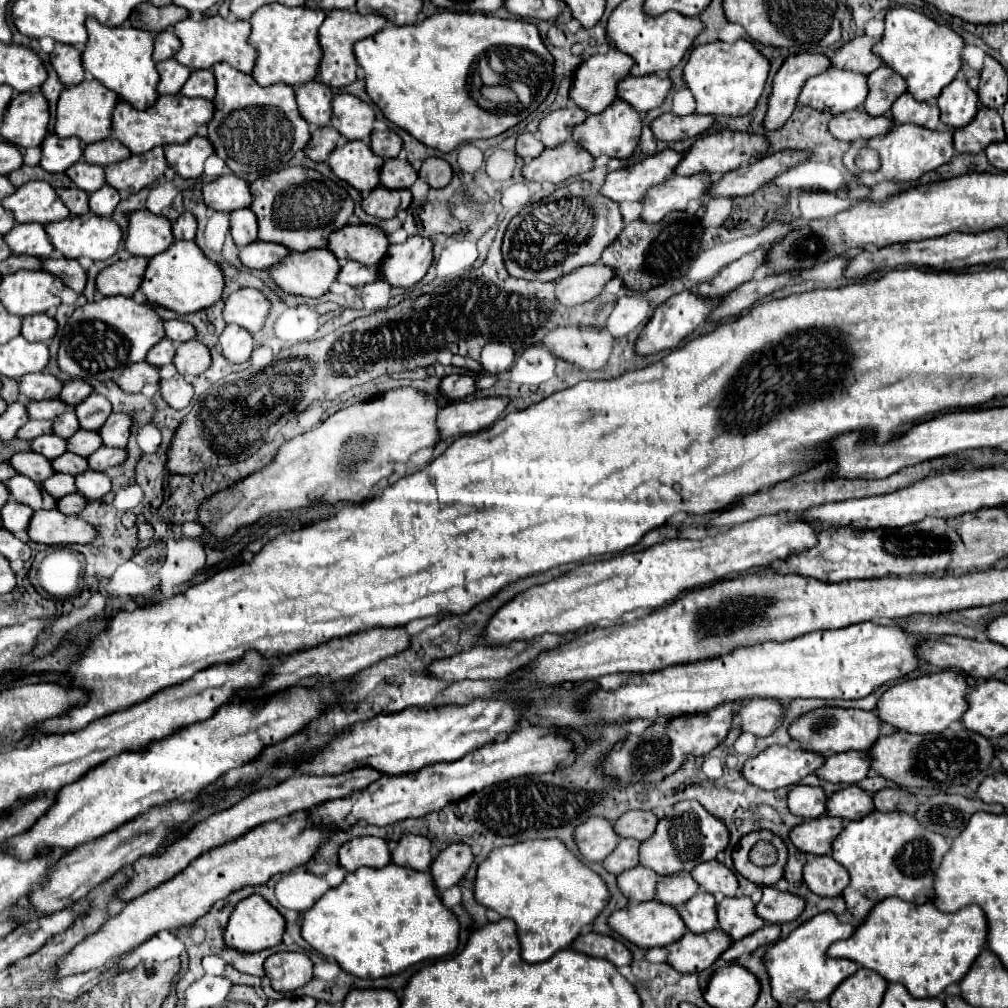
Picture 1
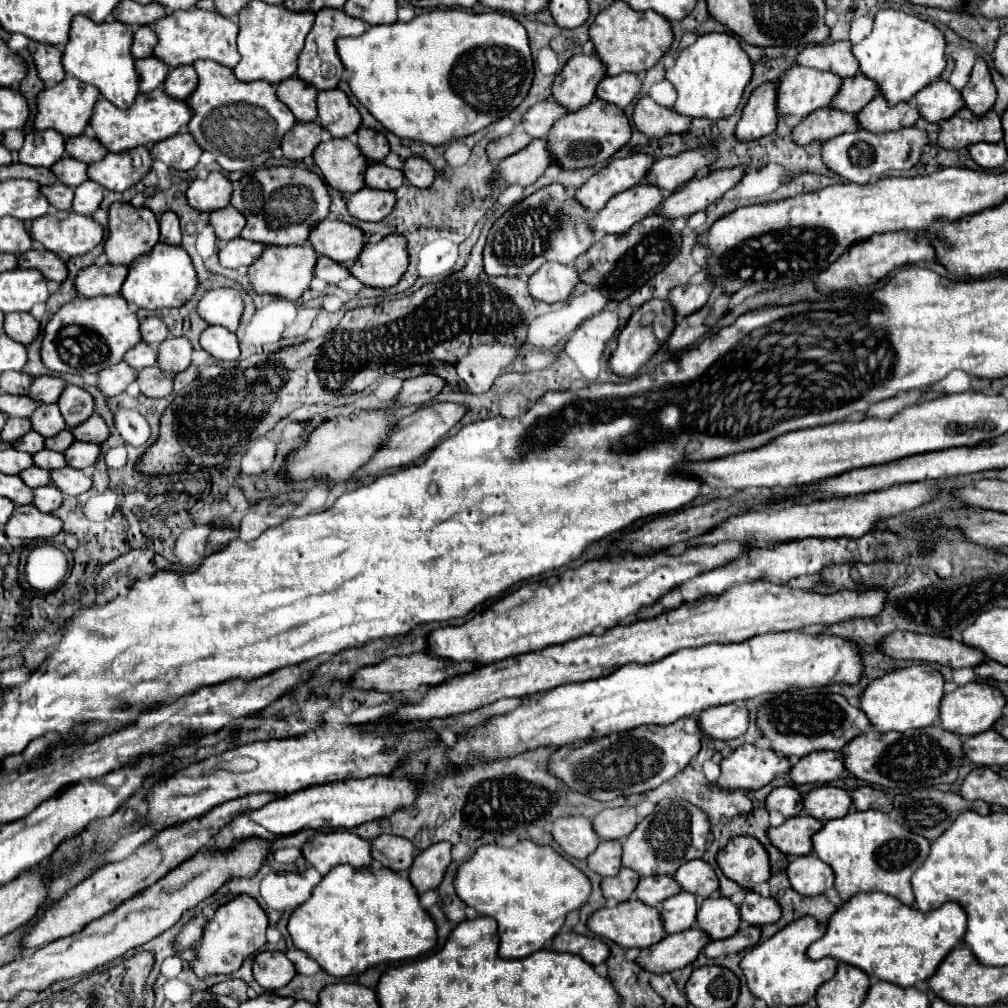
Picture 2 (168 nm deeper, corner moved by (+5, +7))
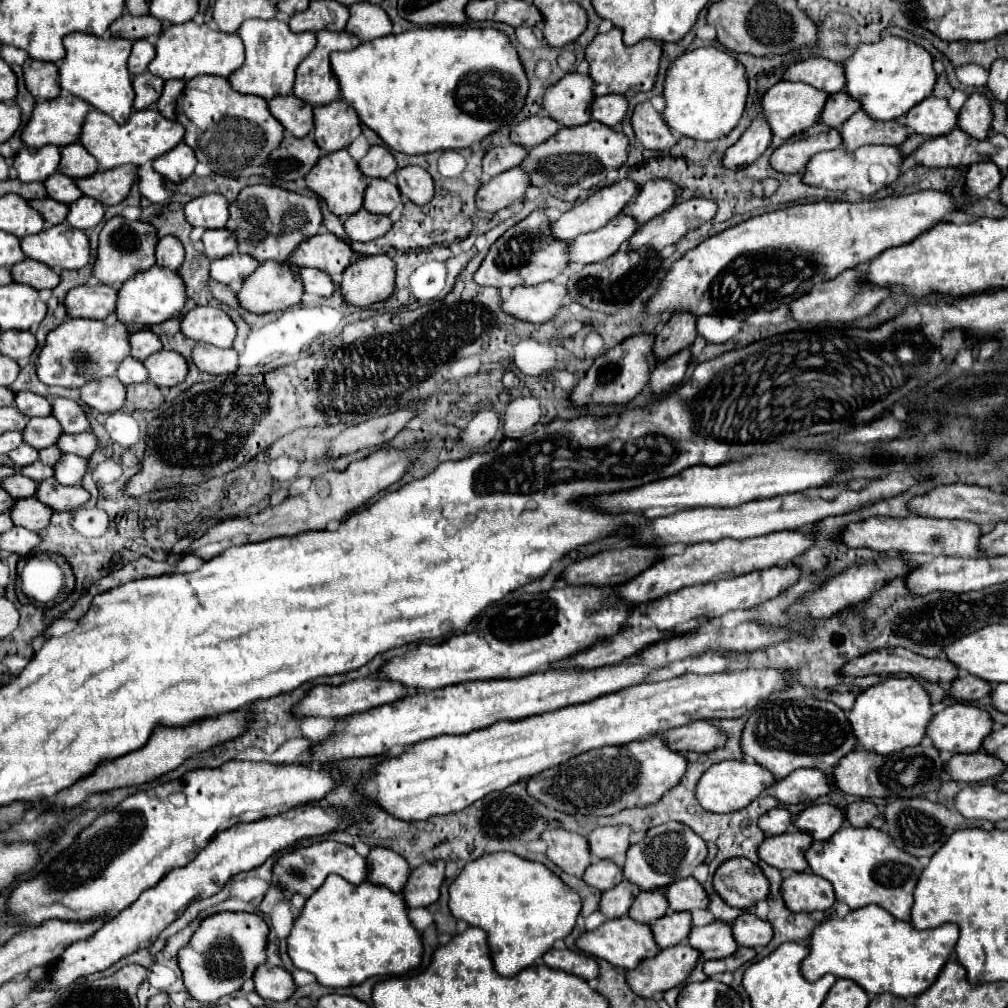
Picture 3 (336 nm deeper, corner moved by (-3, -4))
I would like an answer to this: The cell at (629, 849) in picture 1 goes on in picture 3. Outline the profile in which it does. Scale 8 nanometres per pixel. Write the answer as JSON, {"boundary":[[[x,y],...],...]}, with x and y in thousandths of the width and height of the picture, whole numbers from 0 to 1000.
{"boundary":[[[591,853],[581,861],[577,873],[595,885],[601,885],[617,873],[617,863],[607,853]]]}

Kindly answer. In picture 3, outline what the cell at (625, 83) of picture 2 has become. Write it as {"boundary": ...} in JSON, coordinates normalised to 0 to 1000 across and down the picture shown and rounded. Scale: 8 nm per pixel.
{"boundary":[[[603,93],[587,101],[585,113],[587,113],[587,119],[593,119],[595,123],[605,127],[613,127],[621,109],[623,109],[621,97],[615,97],[615,93]]]}

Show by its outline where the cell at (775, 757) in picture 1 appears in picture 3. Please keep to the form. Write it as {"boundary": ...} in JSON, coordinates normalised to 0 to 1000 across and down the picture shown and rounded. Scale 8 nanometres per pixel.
{"boundary":[[[726,754],[726,756],[712,756],[706,758],[692,774],[690,778],[690,792],[696,798],[698,804],[704,806],[726,806],[742,800],[750,790],[754,790],[766,776],[766,768],[758,764],[756,760],[750,760],[750,756],[738,756],[738,754]]]}

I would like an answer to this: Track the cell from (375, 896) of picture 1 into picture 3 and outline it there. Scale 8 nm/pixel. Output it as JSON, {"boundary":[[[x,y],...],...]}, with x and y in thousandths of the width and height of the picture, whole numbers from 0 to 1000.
{"boundary":[[[327,867],[317,883],[304,893],[284,935],[290,956],[312,966],[315,976],[323,980],[353,978],[369,968],[401,968],[413,962],[419,954],[419,931],[405,913],[405,901],[401,899],[399,889],[389,887],[379,879],[369,879],[367,875],[349,879],[335,867]]]}

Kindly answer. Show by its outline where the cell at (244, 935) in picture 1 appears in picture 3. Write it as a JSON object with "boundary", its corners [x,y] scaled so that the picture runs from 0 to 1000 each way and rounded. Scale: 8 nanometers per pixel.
{"boundary":[[[216,905],[216,907],[204,909],[198,915],[196,923],[190,927],[187,938],[179,940],[177,944],[177,958],[181,962],[181,972],[187,986],[200,996],[214,996],[220,988],[226,988],[238,982],[238,978],[250,970],[252,962],[264,954],[264,935],[266,935],[266,919],[256,907]]]}

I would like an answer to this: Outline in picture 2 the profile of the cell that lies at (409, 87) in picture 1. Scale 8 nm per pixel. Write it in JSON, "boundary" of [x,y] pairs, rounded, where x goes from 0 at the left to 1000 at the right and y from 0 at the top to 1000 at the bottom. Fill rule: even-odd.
{"boundary":[[[433,9],[405,23],[369,25],[357,37],[335,39],[333,47],[343,70],[347,70],[345,82],[355,100],[391,134],[427,144],[440,144],[448,136],[458,138],[494,120],[516,104],[530,78],[530,59],[520,25],[508,15],[494,11],[466,13],[460,9]],[[446,82],[454,84],[454,92]]]}

